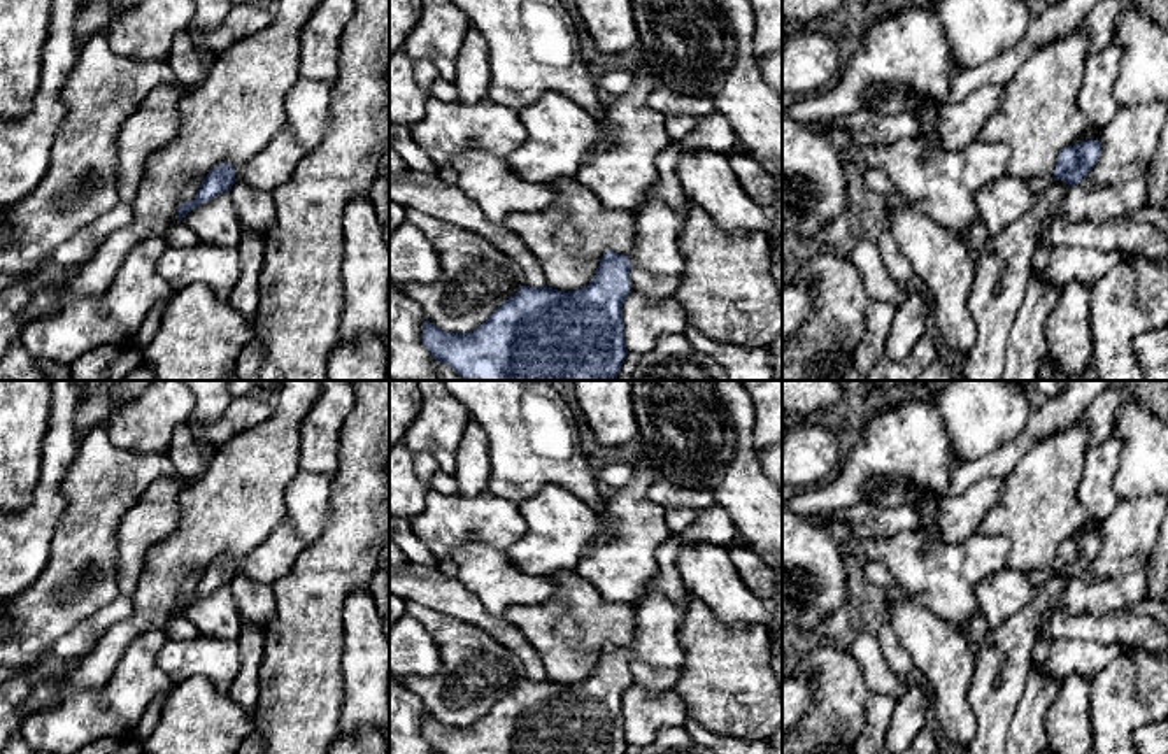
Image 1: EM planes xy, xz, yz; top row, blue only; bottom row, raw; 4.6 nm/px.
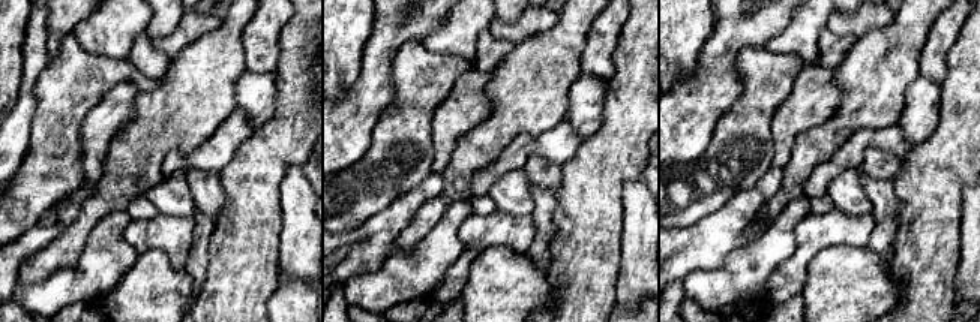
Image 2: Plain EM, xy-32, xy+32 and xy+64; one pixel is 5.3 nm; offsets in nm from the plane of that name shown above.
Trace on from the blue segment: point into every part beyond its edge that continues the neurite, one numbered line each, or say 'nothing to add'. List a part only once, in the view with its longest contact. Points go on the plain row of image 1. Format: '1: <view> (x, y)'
1: xy (270, 560)

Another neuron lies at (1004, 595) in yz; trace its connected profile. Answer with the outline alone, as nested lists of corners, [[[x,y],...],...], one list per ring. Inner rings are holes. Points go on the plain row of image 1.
[[[1008,566],[975,586],[979,614],[986,617],[991,628],[1005,624],[1010,617],[1031,607],[1036,594],[1038,587],[1024,573]]]

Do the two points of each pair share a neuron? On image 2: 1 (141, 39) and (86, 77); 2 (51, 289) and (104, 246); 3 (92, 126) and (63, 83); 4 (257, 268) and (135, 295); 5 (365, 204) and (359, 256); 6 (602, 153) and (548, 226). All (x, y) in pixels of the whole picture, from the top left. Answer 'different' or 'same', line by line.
1: different
2: same
3: different
4: different
5: different
6: different

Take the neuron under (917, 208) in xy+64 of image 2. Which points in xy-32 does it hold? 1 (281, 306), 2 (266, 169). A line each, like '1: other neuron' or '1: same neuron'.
1: other neuron
2: same neuron

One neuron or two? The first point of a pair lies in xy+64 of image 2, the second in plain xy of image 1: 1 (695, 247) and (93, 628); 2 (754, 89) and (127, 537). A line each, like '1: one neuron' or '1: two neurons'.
1: one neuron
2: two neurons

